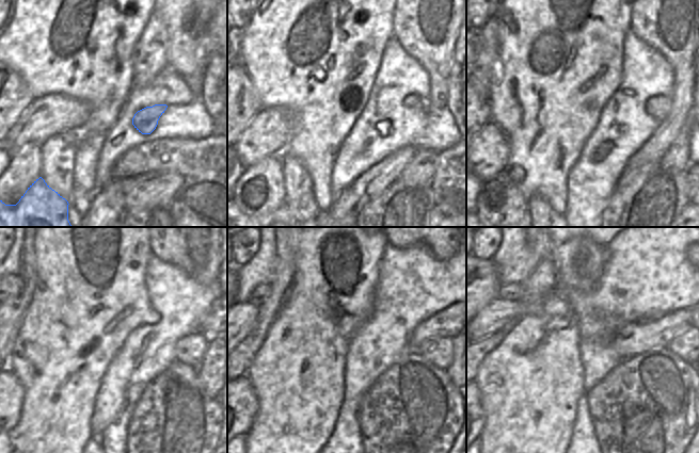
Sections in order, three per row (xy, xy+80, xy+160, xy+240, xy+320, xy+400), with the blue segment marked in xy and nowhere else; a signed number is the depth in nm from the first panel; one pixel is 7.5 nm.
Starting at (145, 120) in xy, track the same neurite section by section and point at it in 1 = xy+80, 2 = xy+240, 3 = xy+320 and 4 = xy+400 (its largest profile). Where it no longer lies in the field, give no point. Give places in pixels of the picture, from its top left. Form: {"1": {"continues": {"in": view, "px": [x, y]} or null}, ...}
{"1": {"continues": {"in": "xy+80", "px": [411, 101]}}, "2": {"continues": {"in": "xy+240", "px": [189, 350]}}, "3": {"continues": {"in": "xy+320", "px": [439, 351]}}, "4": {"continues": {"in": "xy+400", "px": [683, 345]}}}

